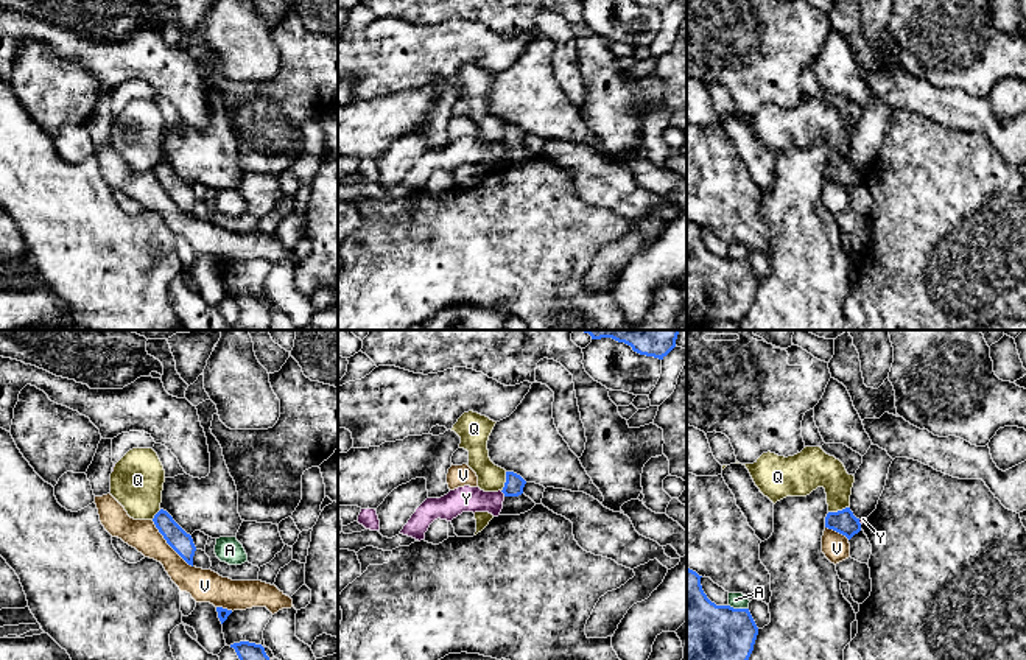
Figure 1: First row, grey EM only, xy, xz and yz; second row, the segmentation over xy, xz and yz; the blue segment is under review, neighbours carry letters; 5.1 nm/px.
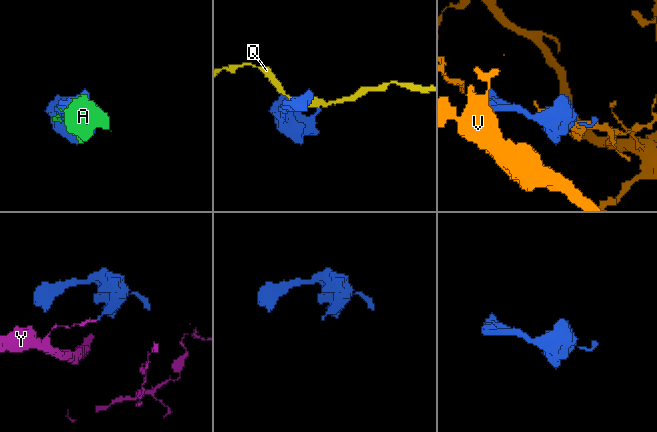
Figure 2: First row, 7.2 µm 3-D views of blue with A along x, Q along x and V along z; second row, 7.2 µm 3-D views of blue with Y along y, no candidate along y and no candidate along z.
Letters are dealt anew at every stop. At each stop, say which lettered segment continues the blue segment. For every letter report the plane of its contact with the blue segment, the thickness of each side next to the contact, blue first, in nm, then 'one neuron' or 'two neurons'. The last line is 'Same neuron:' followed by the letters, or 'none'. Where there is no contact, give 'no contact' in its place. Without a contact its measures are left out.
A: contact in yz; calibres 360 and 80 nm; two neurons
Q: contact in yz; calibres 120 and 190 nm; two neurons
V: contact in xy; calibres 110 and 160 nm; two neurons
Y: contact in xz; calibres 100 and 130 nm; two neurons
Same neuron: none

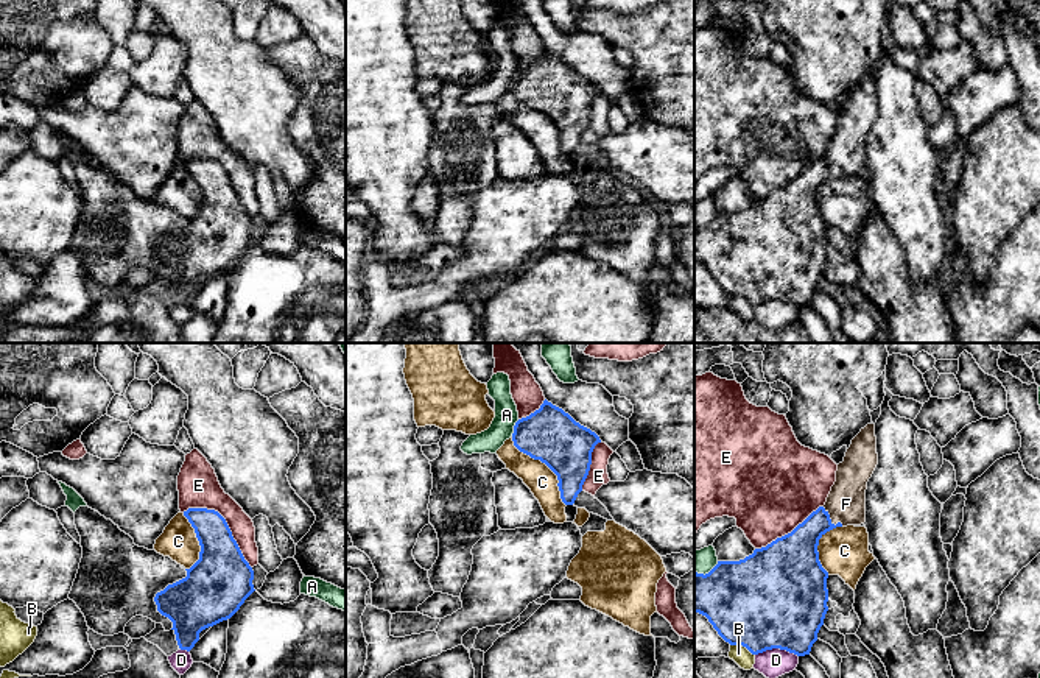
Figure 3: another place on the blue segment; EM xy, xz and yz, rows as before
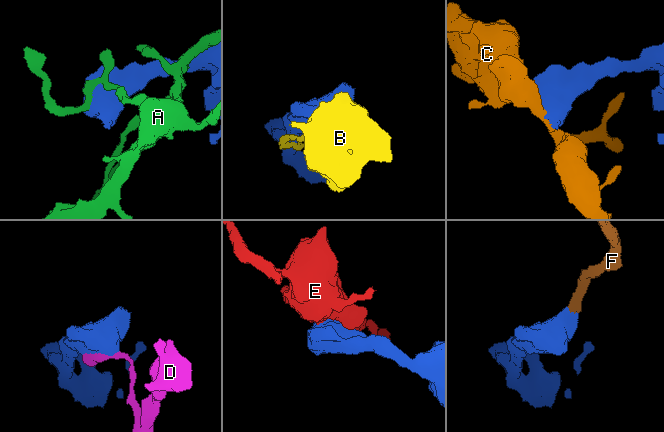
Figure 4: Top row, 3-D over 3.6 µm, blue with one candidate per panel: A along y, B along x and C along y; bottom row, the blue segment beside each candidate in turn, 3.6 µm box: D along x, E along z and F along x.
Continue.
A: contact in xz; calibres 280 and 120 nm; two neurons
B: contact in yz; calibres 480 and 90 nm; two neurons
C: contact in xz; calibres 280 and 150 nm; two neurons
D: contact in yz; calibres 500 and 150 nm; two neurons
E: contact in xy; calibres 280 and 220 nm; two neurons
F: contact in yz; calibres 220 and 200 nm; one neuron
Same neuron: F

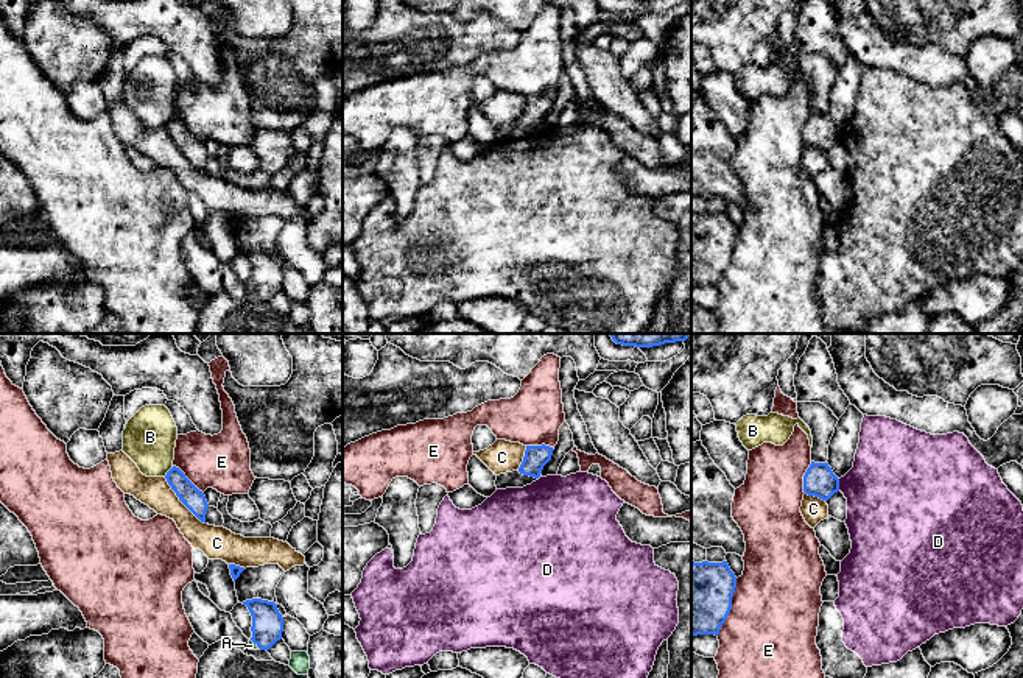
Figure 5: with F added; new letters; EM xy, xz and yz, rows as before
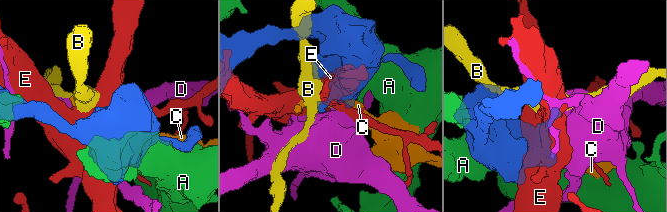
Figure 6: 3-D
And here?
A: contact in xy; calibres 160 and 50 nm; two neurons
B: contact in xy; calibres 110 and 280 nm; two neurons
C: contact in xy; calibres 110 and 160 nm; two neurons
D: contact in yz; calibres 160 and 420 nm; two neurons
E: contact in yz; calibres 380 and 480 nm; two neurons
Same neuron: none

